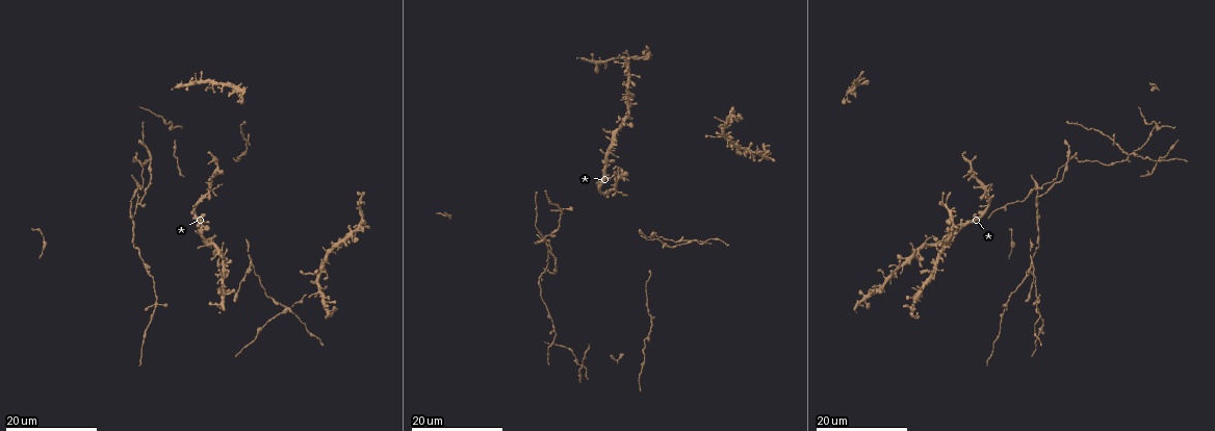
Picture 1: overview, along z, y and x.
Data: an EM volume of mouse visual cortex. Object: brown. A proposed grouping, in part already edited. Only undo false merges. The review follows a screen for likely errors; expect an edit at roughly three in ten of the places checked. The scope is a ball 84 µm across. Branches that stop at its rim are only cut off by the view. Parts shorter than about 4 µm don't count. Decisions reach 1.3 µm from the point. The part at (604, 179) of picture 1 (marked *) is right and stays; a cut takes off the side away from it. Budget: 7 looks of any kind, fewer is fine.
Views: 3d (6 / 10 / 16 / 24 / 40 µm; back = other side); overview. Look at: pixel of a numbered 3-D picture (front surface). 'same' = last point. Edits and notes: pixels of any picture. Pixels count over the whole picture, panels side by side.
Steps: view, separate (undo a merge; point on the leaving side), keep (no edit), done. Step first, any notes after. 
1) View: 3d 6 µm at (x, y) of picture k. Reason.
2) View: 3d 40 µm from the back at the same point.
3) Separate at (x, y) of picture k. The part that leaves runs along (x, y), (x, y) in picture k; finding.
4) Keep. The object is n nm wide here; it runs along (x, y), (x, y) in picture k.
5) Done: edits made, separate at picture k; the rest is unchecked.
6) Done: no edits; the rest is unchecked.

View: 3d 16 µm at (984, 189) of picture 1.

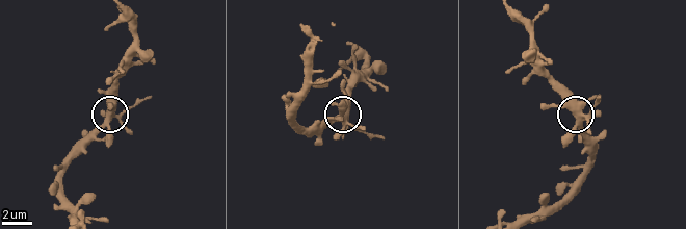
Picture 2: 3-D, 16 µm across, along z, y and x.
View: 3d 10 µm at (347, 119) of picture 2.

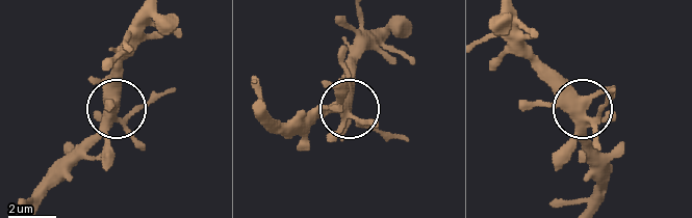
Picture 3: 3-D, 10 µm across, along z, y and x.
Keep. The side arm is 56 µm long; it runs along (585, 202), (595, 185), (595, 155), (584, 111), (599, 146) in picture 3; continuous, no second neuron.

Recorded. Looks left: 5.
View: 3d 24 µm at (563, 209) of picture 1. Four or more arms meet.

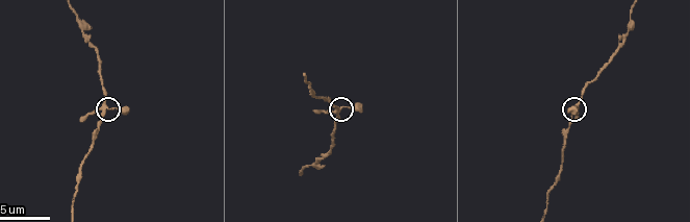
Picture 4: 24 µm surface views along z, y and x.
View: 3d 10 µm at (106, 106) of picture 4. Zoom in.

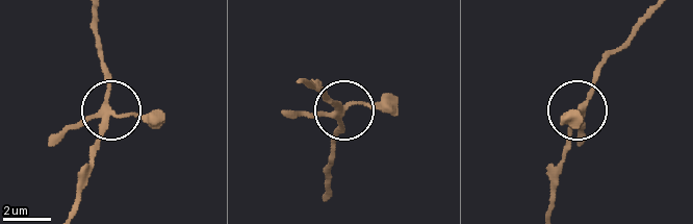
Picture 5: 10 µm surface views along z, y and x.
Keep. It runs along (324, 197), (328, 160), (345, 113), (363, 101), (396, 101) in picture 5; continuous, no second neuron.

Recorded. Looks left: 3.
View: 3d 24 µm at (694, 242) of picture 1.

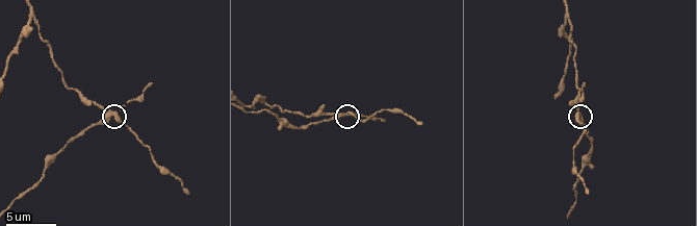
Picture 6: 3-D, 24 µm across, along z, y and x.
View: 3d 6 µm at (344, 115) of picture 6.

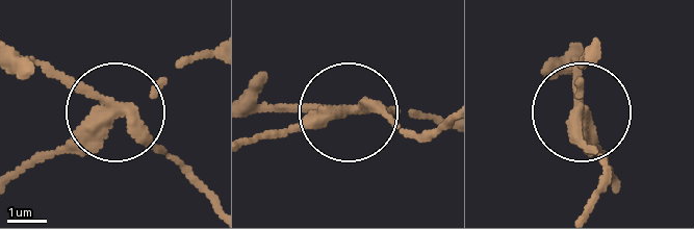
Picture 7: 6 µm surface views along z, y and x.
Separate at (67, 147) of picture 7. The side arm is 13 µm long; the part that leaves runs along (111, 115), (25, 160) in picture 7; two neurons meet here.

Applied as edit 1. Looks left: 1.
Done: edits made, separate at picture 7; the rest is unchecked.

